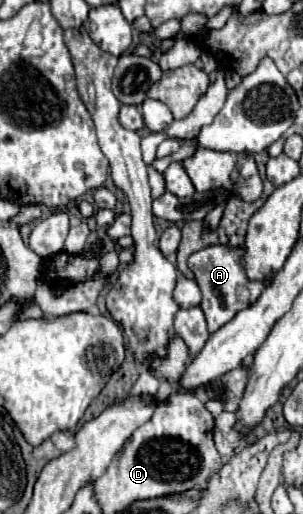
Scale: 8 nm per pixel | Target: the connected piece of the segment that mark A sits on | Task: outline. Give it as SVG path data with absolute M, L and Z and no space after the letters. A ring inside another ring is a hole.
M210 245L210 247L204 247L200 251L194 251L188 257L188 267L192 269L194 279L196 279L198 287L200 287L200 291L202 291L200 309L206 315L206 323L208 323L208 331L210 333L218 331L238 311L250 307L252 303L256 303L260 293L272 281L272 275L266 275L260 281L250 281L246 277L246 271L244 271L244 265L242 265L242 257L244 257L244 247L230 247L230 245Z

